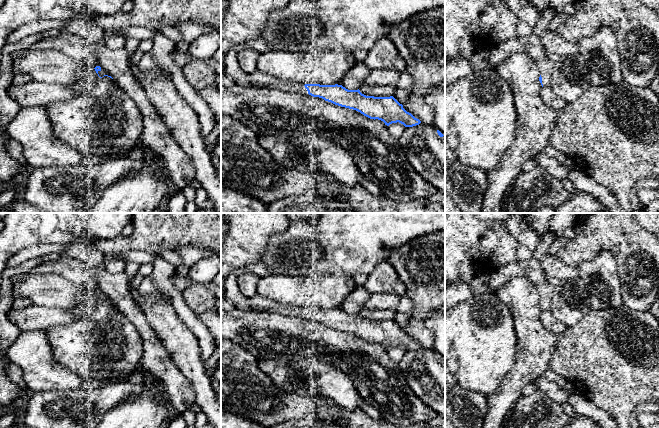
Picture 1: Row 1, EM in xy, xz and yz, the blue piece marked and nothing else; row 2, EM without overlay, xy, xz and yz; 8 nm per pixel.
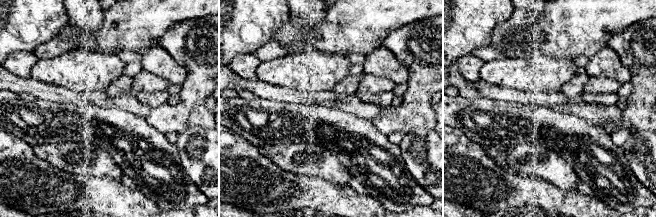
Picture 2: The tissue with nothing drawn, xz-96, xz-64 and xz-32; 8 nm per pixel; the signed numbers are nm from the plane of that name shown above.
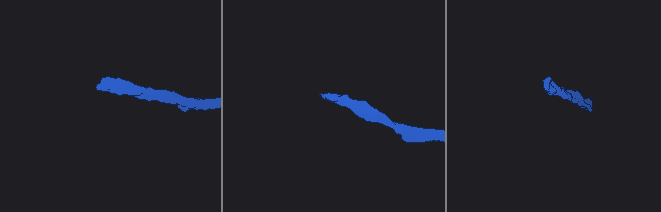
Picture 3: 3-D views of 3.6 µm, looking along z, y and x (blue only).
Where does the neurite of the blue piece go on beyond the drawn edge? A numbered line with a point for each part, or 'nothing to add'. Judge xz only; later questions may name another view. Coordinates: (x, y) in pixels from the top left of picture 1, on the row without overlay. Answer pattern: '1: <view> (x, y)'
1: xz (287, 310)

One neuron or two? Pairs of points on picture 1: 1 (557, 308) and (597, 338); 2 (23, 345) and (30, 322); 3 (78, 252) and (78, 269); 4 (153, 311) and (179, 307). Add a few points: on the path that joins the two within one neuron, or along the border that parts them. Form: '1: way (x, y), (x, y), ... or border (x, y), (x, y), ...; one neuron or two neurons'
1: border (590, 309), (577, 323), (566, 327); two neurons
2: border (45, 330), (22, 331); two neurons
3: border (65, 256), (78, 258), (86, 263); two neurons
4: border (170, 299), (177, 316), (187, 327); two neurons

